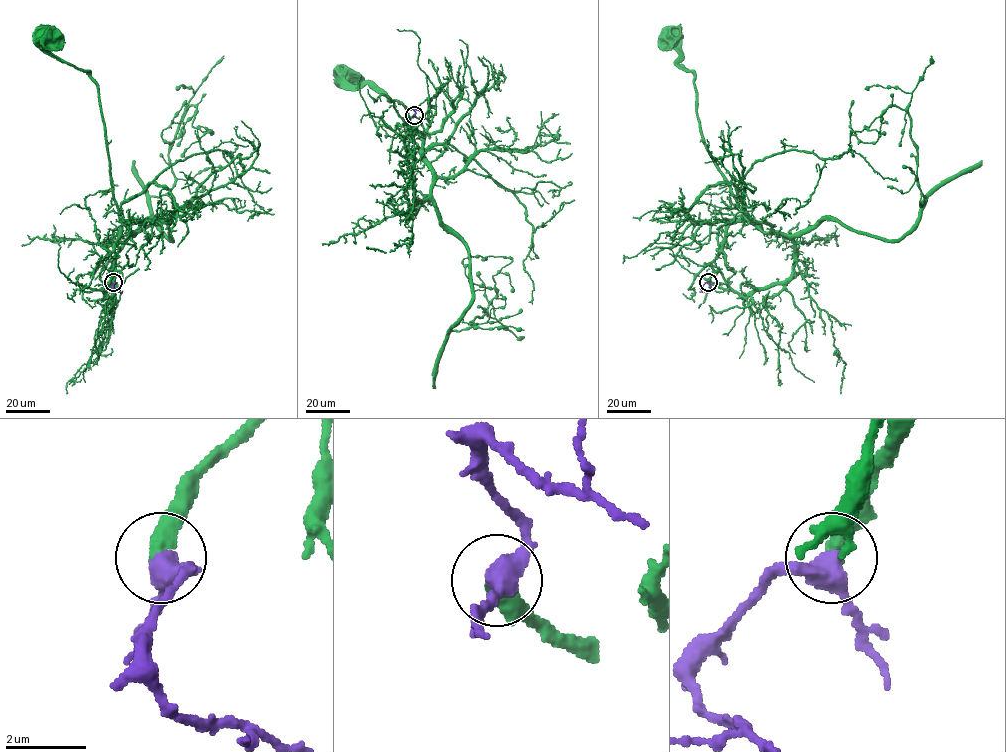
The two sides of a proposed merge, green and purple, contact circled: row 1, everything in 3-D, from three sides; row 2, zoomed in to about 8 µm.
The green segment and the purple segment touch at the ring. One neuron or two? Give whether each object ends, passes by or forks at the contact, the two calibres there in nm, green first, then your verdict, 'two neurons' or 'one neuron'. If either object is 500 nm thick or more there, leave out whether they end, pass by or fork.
green ends | purple passes by | 440/460 nm | one neuron

